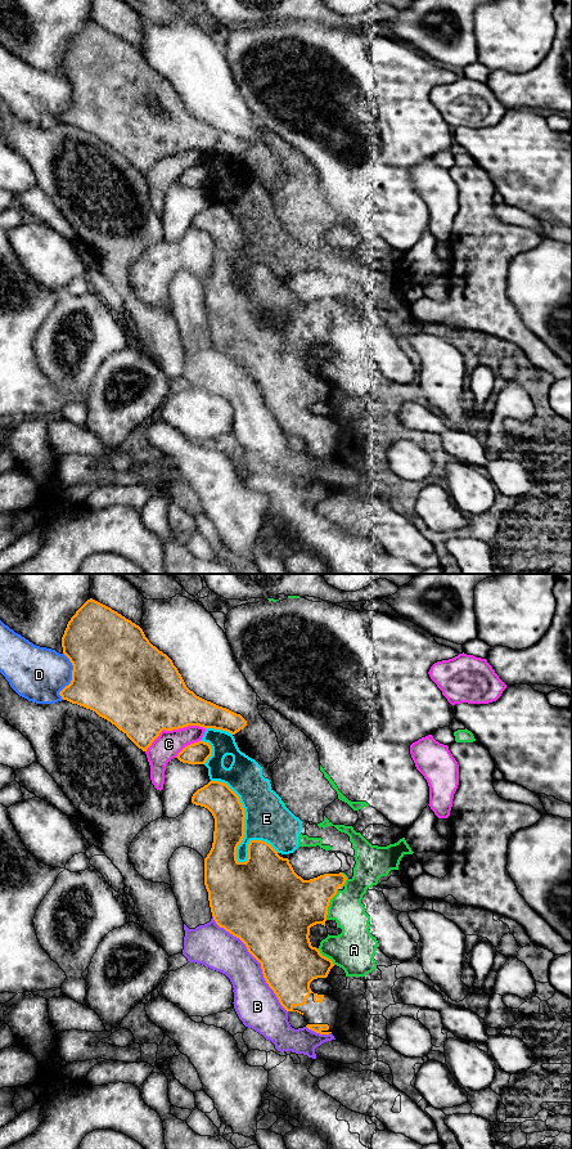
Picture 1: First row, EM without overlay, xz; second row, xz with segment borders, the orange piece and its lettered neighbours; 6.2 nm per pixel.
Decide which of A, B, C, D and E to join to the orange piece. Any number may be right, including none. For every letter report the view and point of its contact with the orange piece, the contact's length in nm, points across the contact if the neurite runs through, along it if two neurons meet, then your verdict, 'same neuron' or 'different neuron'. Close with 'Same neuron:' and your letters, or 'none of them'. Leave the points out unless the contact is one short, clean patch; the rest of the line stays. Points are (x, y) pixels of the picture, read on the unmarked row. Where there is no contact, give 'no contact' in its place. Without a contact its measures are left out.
A: contact xz (328, 328); length 200 nm; different neuron
B: contact xz (256, 382); length 750 nm; different neuron
C: contact xz (172, 152); length 400 nm; different neuron
D: contact xz (72, 99); length 300 nm; different neuron
E: contact xz (241, 265); length 600 nm; different neuron
Same neuron: none of them

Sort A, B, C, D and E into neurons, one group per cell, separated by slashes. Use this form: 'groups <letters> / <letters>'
groups A E / B / C / D

